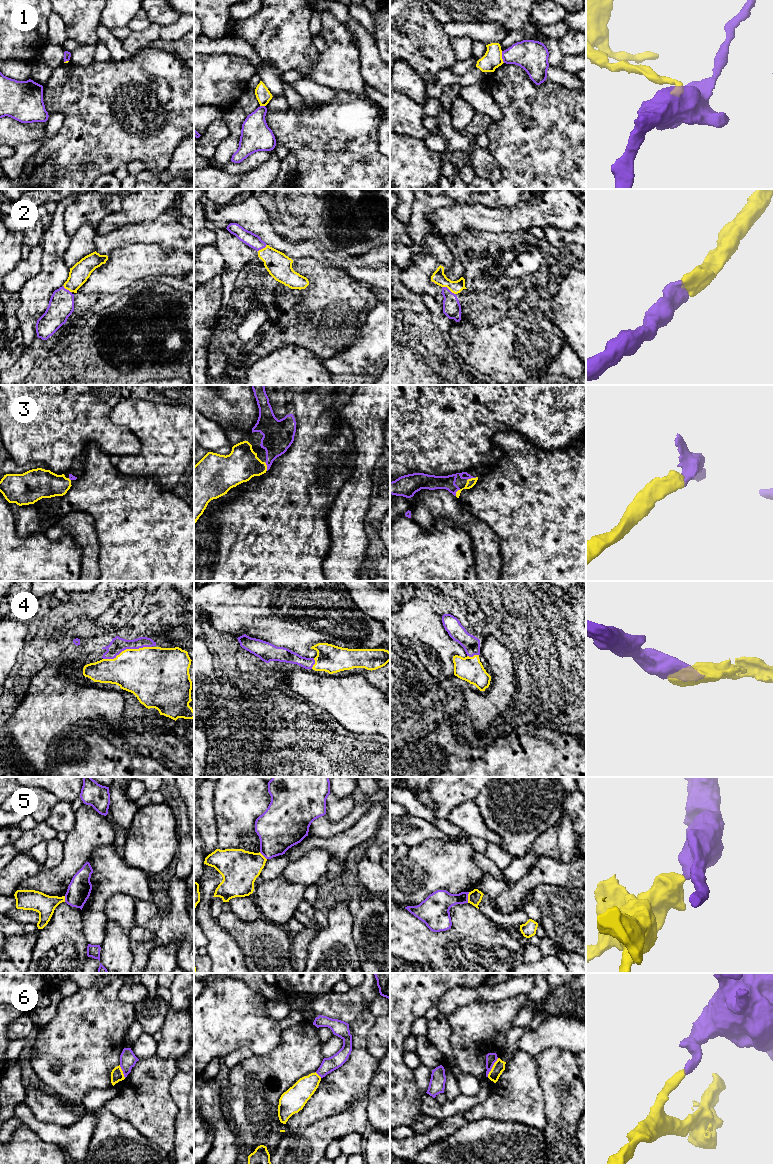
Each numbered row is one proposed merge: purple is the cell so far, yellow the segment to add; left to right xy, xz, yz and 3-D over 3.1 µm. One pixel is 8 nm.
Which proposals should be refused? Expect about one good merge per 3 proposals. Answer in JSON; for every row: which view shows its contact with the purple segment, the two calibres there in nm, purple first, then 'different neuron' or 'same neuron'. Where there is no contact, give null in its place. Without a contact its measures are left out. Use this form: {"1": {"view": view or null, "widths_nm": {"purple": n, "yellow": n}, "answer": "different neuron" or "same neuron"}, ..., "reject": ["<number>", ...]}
{"1": {"view": "yz", "widths_nm": {"purple": 240, "yellow": 150}, "answer": "different neuron"}, "2": {"view": "yz", "widths_nm": {"purple": 140, "yellow": 110}, "answer": "same neuron"}, "3": {"view": "yz", "widths_nm": {"purple": 110, "yellow": 70}, "answer": "same neuron"}, "4": {"view": "xy", "widths_nm": {"purple": 120, "yellow": 400}, "answer": "same neuron"}, "5": {"view": "yz", "widths_nm": {"purple": 200, "yellow": 110}, "answer": "different neuron"}, "6": {"view": "yz", "widths_nm": {"purple": 90, "yellow": 100}, "answer": "different neuron"}, "reject": ["1", "5", "6"]}

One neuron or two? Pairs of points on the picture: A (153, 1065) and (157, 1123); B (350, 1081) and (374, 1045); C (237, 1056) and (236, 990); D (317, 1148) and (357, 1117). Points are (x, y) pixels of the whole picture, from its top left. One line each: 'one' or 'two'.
A: one
B: two
C: two
D: one

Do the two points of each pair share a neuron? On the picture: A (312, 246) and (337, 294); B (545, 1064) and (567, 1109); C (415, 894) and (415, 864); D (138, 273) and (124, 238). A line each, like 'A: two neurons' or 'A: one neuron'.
A: two neurons
B: one neuron
C: one neuron
D: two neurons

